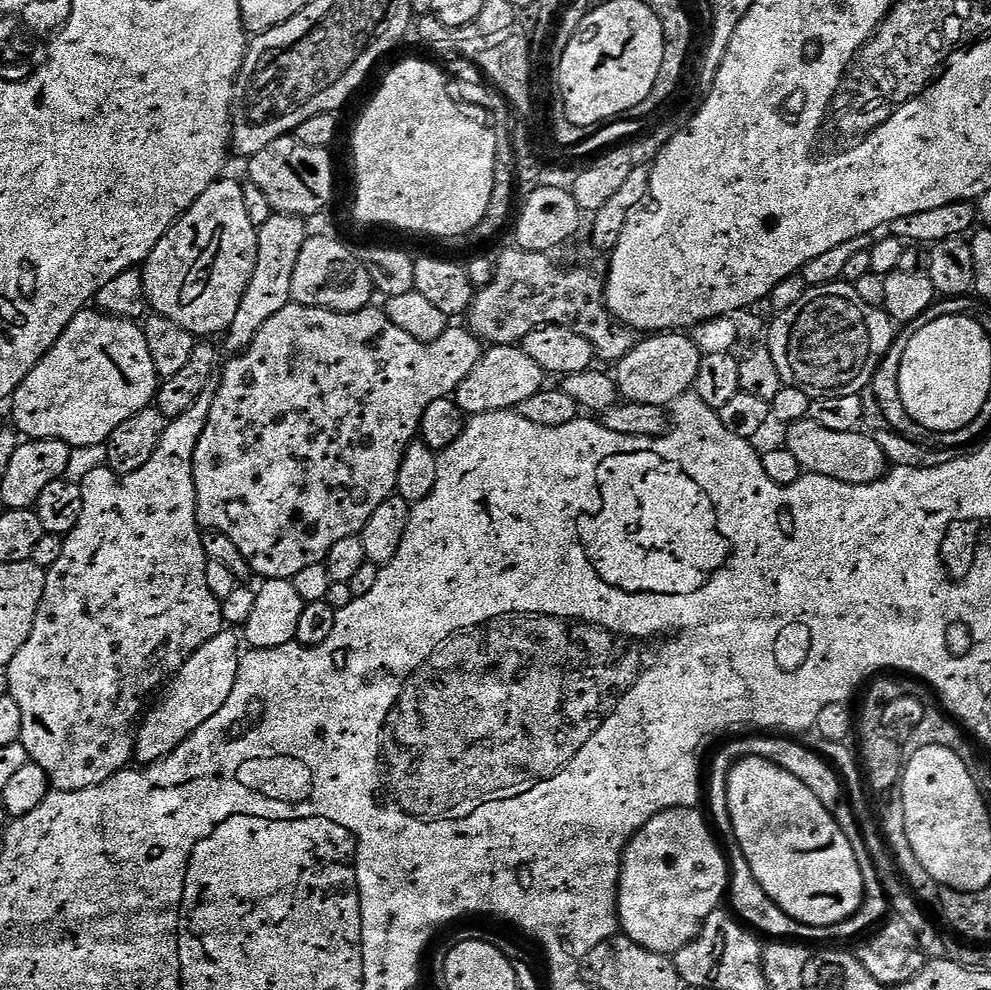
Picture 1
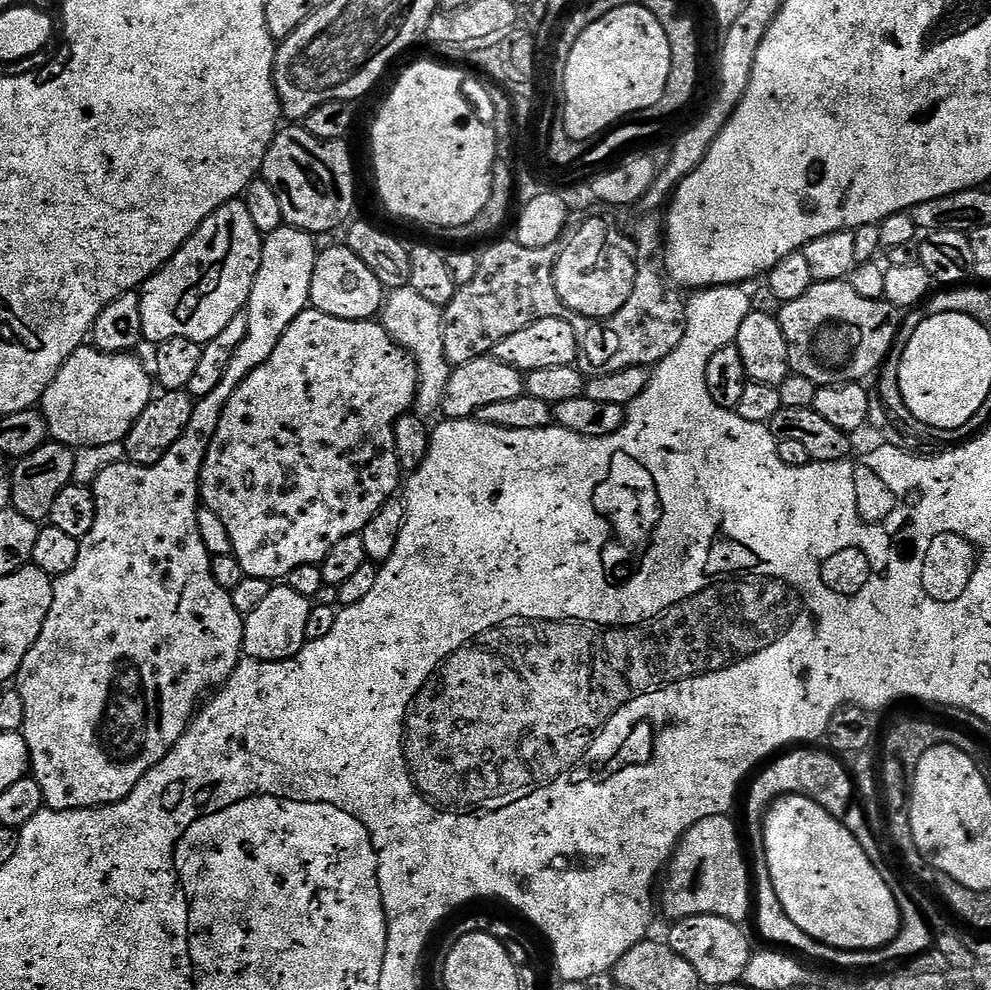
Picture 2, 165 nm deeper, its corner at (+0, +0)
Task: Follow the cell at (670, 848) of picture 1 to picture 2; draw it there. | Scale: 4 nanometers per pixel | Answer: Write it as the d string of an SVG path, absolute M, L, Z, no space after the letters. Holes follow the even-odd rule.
M731 815L711 816L710 818L702 818L702 822L698 822L685 836L680 837L680 843L675 852L672 853L672 859L666 868L666 875L662 880L662 888L664 884L664 912L668 916L672 916L673 921L681 920L687 916L721 916L727 920L732 920L738 925L745 923L744 919L750 916L750 873L748 870L748 862L746 859L745 849L742 847L741 833L736 833L736 824L732 821Z

